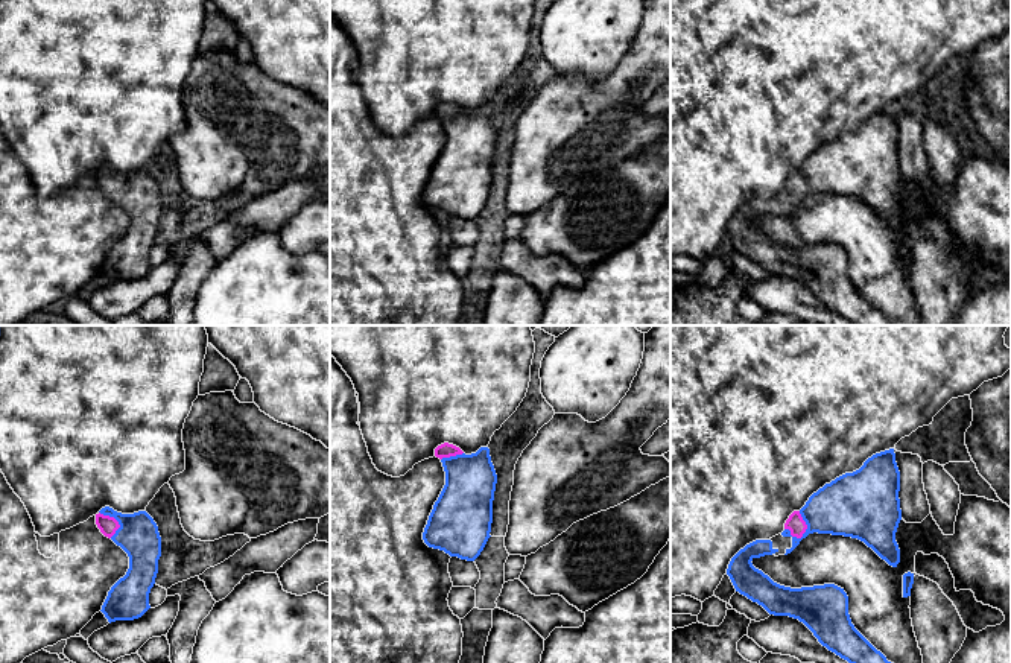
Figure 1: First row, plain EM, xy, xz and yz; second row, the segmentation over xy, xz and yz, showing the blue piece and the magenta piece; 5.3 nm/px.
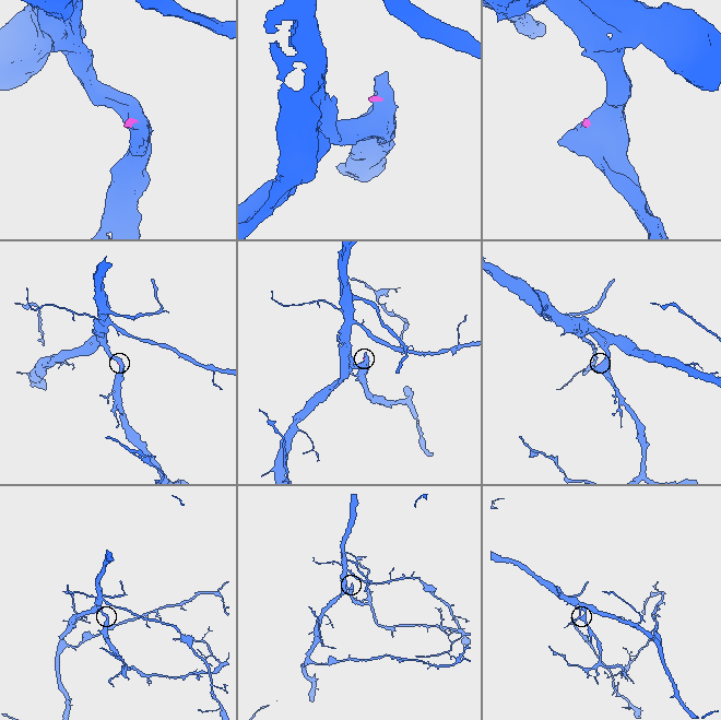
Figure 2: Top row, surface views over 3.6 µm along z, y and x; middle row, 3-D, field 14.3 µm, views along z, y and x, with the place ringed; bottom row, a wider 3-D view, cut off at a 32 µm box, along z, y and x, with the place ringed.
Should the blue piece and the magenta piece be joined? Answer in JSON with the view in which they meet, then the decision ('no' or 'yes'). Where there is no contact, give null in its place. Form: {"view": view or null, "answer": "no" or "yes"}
{"view": "yz", "answer": "yes"}

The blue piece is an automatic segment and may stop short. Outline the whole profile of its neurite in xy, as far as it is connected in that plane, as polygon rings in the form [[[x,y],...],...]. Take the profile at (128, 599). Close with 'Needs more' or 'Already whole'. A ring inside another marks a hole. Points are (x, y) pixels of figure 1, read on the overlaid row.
[[[109,506],[96,514],[100,532],[129,557],[129,569],[108,592],[102,613],[108,622],[134,620],[149,608],[149,593],[158,573],[161,537],[146,511],[122,514]]]. Needs more

